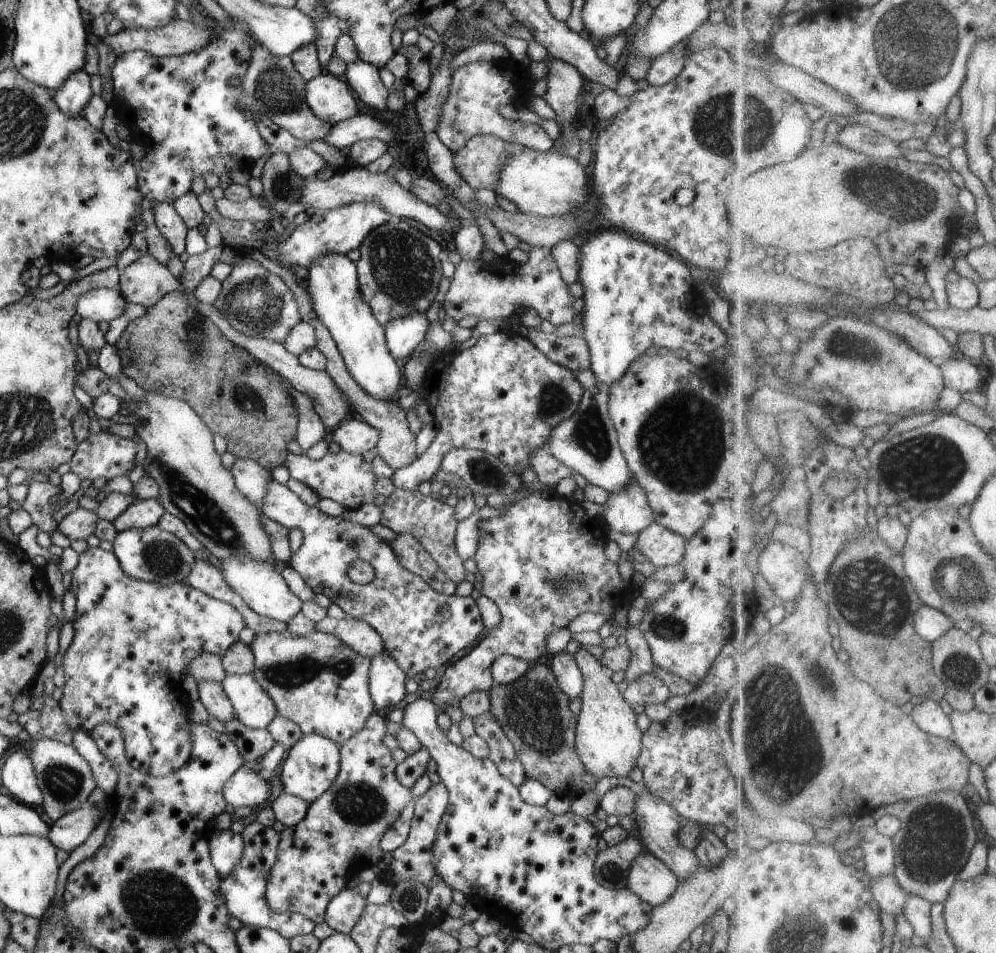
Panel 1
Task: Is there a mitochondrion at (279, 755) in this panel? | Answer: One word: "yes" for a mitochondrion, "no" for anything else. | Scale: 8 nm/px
no

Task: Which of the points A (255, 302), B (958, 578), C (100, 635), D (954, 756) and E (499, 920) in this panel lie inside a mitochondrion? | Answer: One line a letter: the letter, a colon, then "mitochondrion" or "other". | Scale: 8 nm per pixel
A: mitochondrion
B: mitochondrion
C: other
D: other
E: other

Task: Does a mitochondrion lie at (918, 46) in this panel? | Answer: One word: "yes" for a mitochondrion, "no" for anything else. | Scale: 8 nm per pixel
yes

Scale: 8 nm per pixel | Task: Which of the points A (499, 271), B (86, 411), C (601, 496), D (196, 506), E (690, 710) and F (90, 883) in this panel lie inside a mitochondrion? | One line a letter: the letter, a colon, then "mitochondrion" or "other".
A: other
B: other
C: other
D: mitochondrion
E: other
F: other

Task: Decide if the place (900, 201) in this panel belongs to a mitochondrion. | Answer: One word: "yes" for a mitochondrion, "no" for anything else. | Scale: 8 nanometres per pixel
yes

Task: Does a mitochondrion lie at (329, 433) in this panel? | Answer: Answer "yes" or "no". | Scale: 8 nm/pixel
no

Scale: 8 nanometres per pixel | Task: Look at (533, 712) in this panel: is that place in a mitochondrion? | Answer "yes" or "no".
yes

